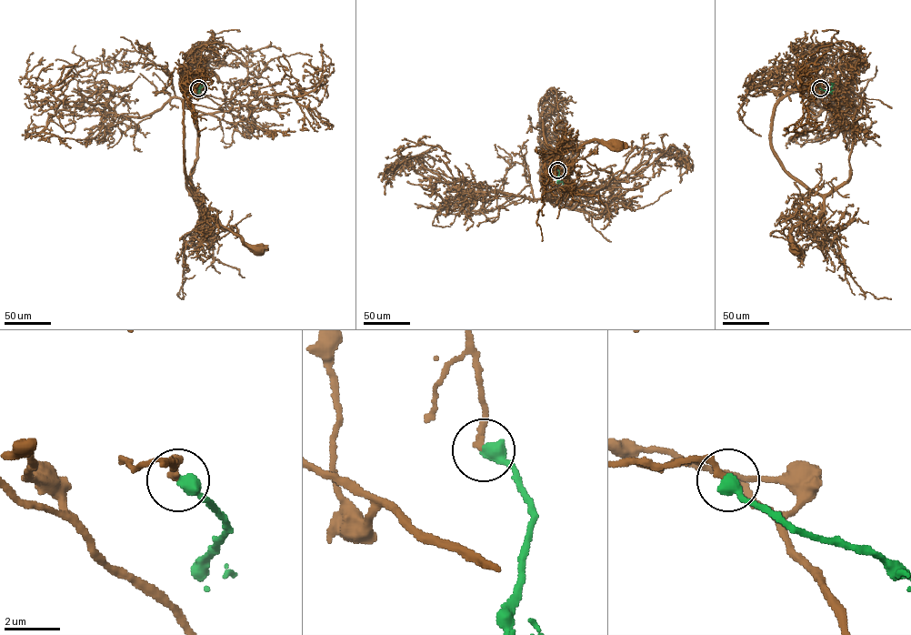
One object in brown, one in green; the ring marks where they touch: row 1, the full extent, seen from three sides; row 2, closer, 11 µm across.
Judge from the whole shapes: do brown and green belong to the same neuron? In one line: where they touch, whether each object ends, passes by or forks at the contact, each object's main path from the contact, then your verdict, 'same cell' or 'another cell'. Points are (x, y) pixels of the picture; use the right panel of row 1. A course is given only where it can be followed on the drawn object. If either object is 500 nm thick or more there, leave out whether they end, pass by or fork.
(820, 88) | brown via (819, 88), (795, 87), (772, 120), (779, 164), (823, 199), (820, 215), (793, 229), (795, 251) | green via (819, 88), (830, 92), (834, 84) | same cell

